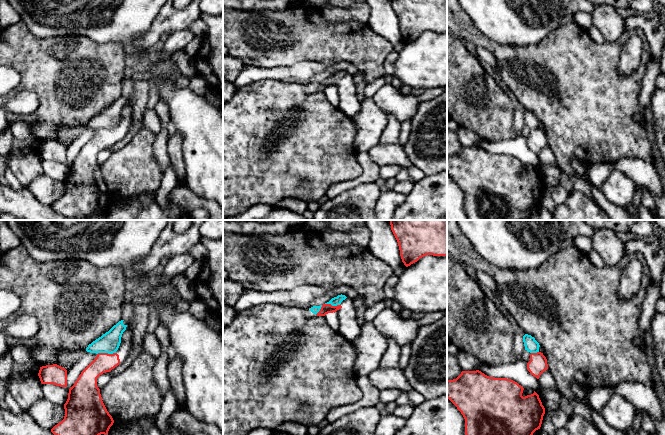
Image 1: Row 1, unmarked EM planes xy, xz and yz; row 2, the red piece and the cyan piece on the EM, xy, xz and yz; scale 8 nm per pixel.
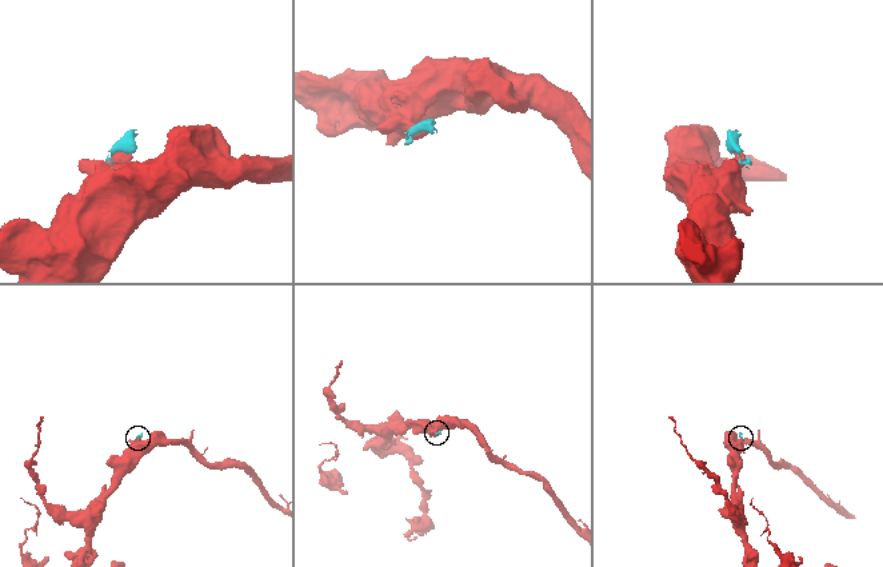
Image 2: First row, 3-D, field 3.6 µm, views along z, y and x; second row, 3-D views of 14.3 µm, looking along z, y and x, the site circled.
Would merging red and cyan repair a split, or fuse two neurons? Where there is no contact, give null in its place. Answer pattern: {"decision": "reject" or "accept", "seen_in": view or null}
{"decision": "reject", "seen_in": "xy"}

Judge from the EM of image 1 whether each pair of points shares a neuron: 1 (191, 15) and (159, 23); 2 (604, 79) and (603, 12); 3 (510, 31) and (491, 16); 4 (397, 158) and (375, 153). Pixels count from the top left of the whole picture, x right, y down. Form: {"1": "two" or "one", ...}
{"1": "one", "2": "two", "3": "one", "4": "one"}

